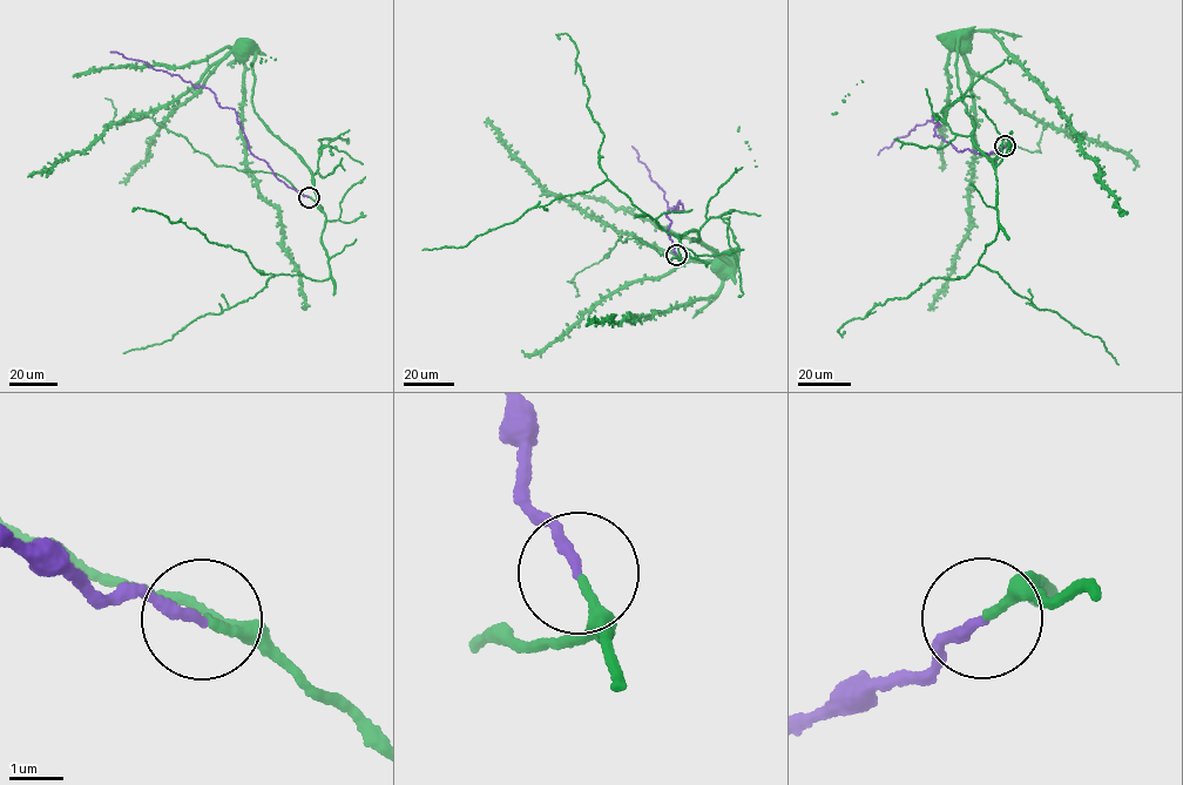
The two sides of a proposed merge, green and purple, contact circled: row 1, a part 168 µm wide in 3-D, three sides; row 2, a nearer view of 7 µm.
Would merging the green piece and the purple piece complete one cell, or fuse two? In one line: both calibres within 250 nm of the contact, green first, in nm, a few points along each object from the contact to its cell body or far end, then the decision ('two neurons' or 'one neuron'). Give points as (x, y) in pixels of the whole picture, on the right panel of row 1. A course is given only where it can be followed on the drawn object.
160 nm thick on the green side, 180 nm on the other; green runs (1005, 146), (989, 160), (972, 139), (955, 66), (959, 38), (973, 31), (993, 34), (1056, 103), (1121, 216); purple runs (1005, 147), (989, 153), (959, 151), (935, 134), (935, 123), (940, 126), (932, 121), (933, 115), (878, 155); one neuron

